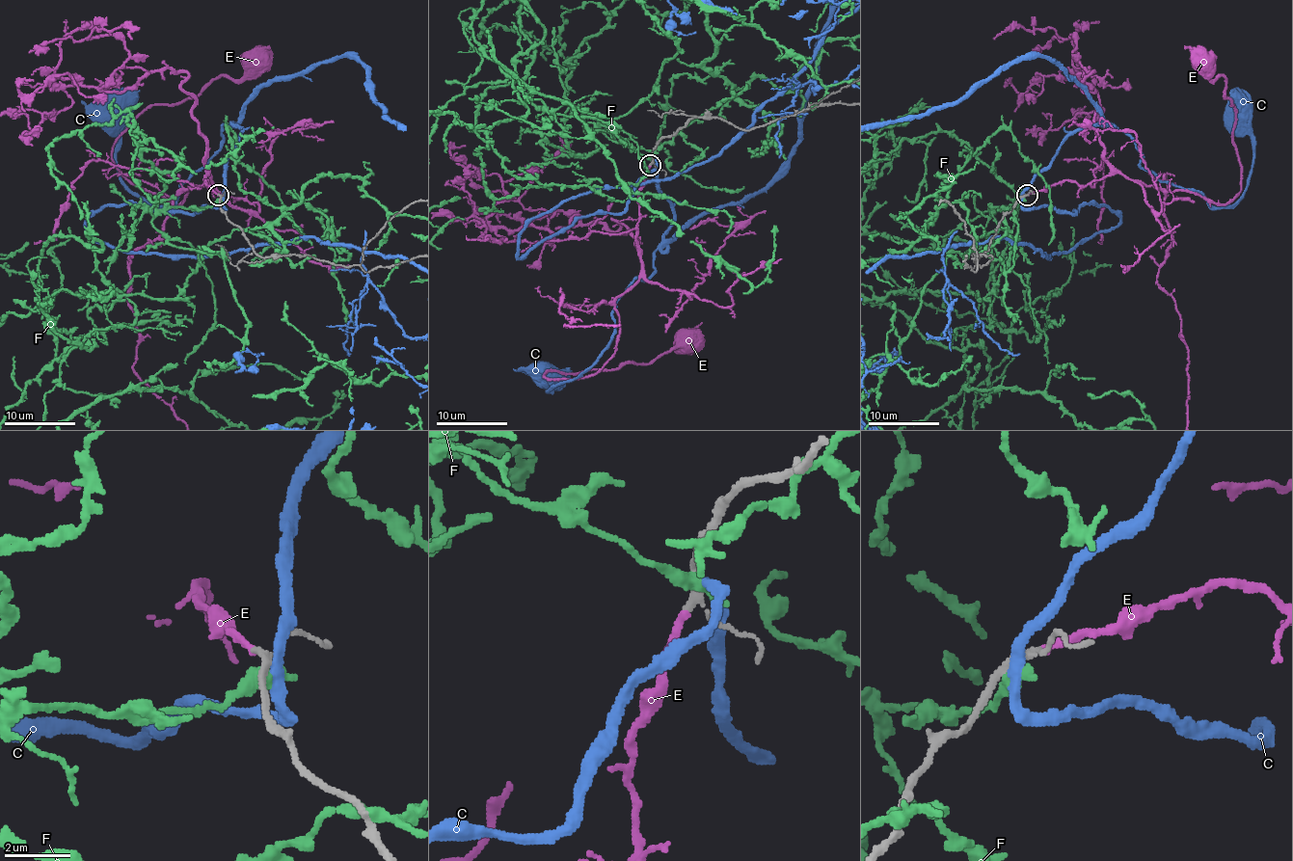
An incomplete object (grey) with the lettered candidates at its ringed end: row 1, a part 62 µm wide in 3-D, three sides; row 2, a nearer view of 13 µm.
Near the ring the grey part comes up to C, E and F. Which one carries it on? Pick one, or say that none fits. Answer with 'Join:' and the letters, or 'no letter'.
Join: E

